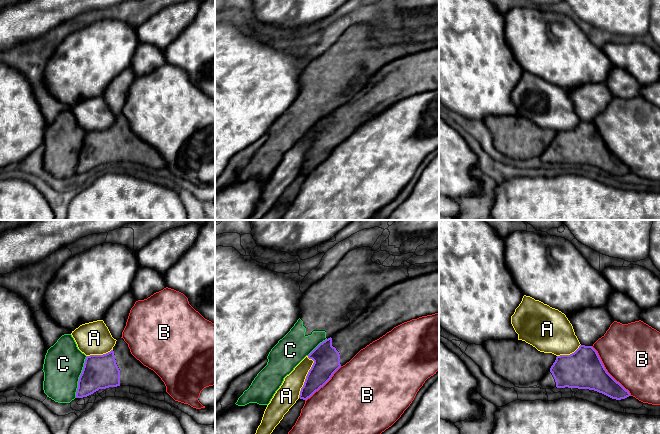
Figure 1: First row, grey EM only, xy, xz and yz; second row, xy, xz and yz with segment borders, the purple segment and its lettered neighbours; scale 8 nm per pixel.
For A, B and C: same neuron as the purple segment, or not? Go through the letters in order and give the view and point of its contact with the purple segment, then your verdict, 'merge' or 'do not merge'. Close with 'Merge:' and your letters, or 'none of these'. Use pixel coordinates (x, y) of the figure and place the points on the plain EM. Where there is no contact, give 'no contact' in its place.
A: xz (306, 152) | do not merge
B: yz (606, 147) | do not merge
C: xy (79, 153) | do not merge
Merge: none of these

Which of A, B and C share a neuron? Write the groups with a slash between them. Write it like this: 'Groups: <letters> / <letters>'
Groups: A / B / C

